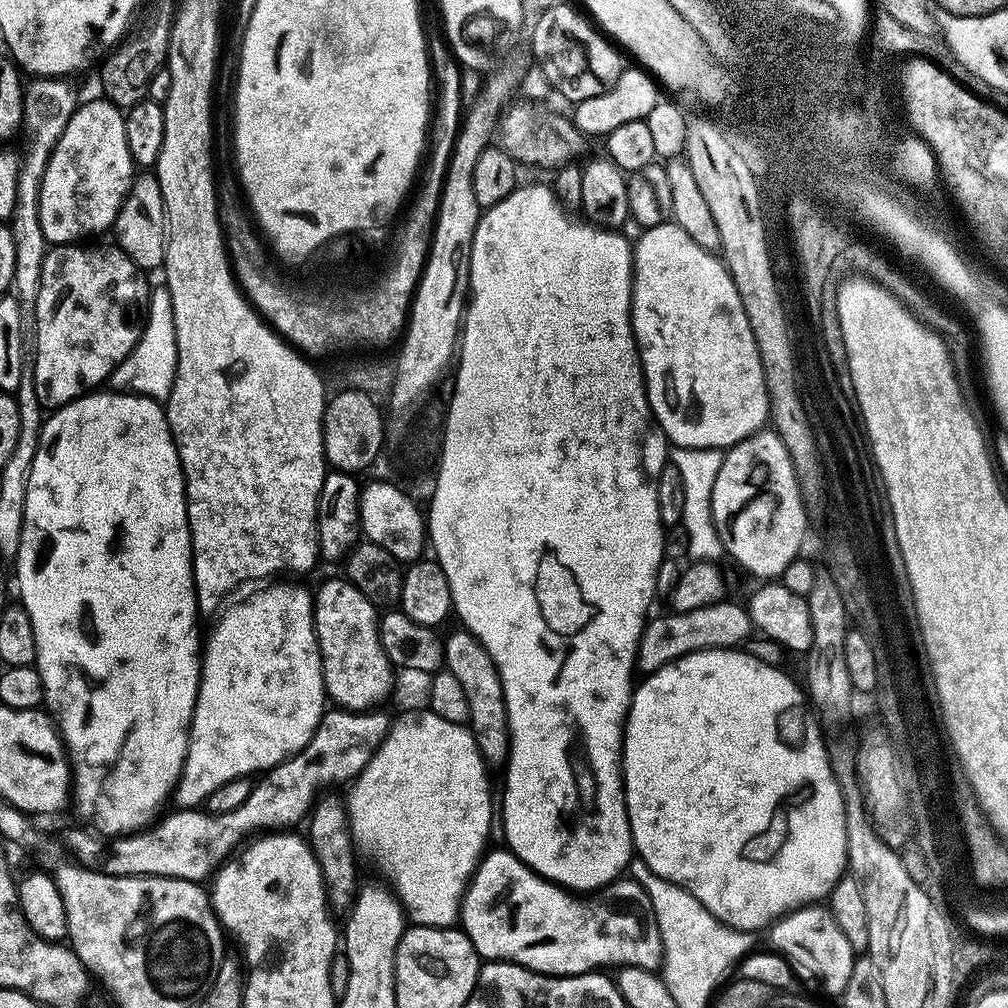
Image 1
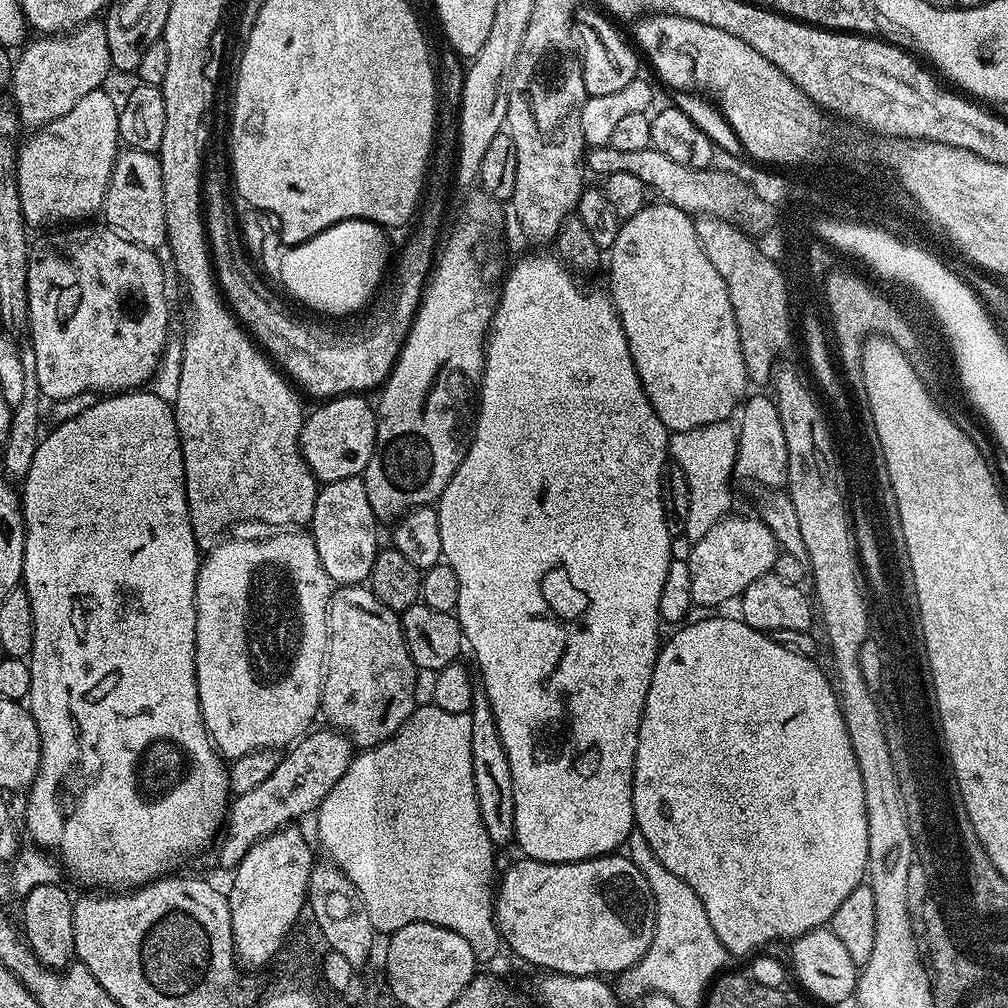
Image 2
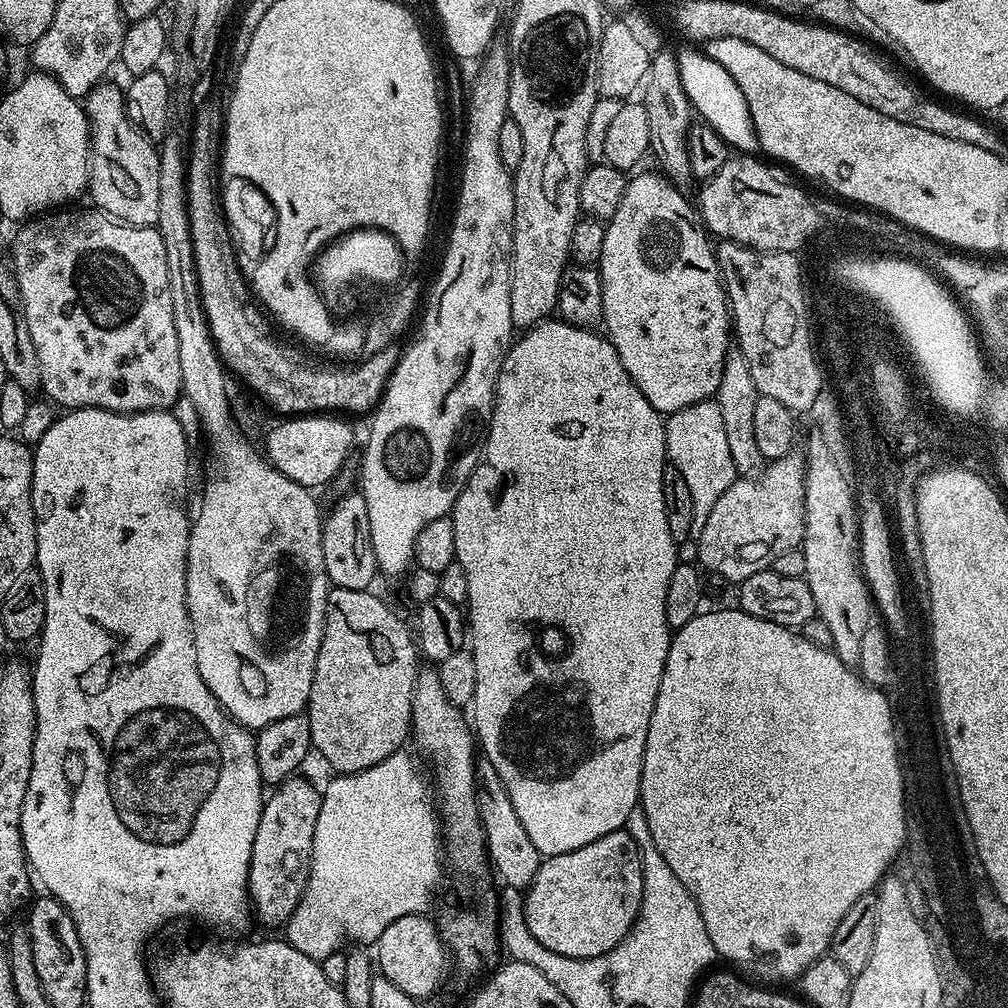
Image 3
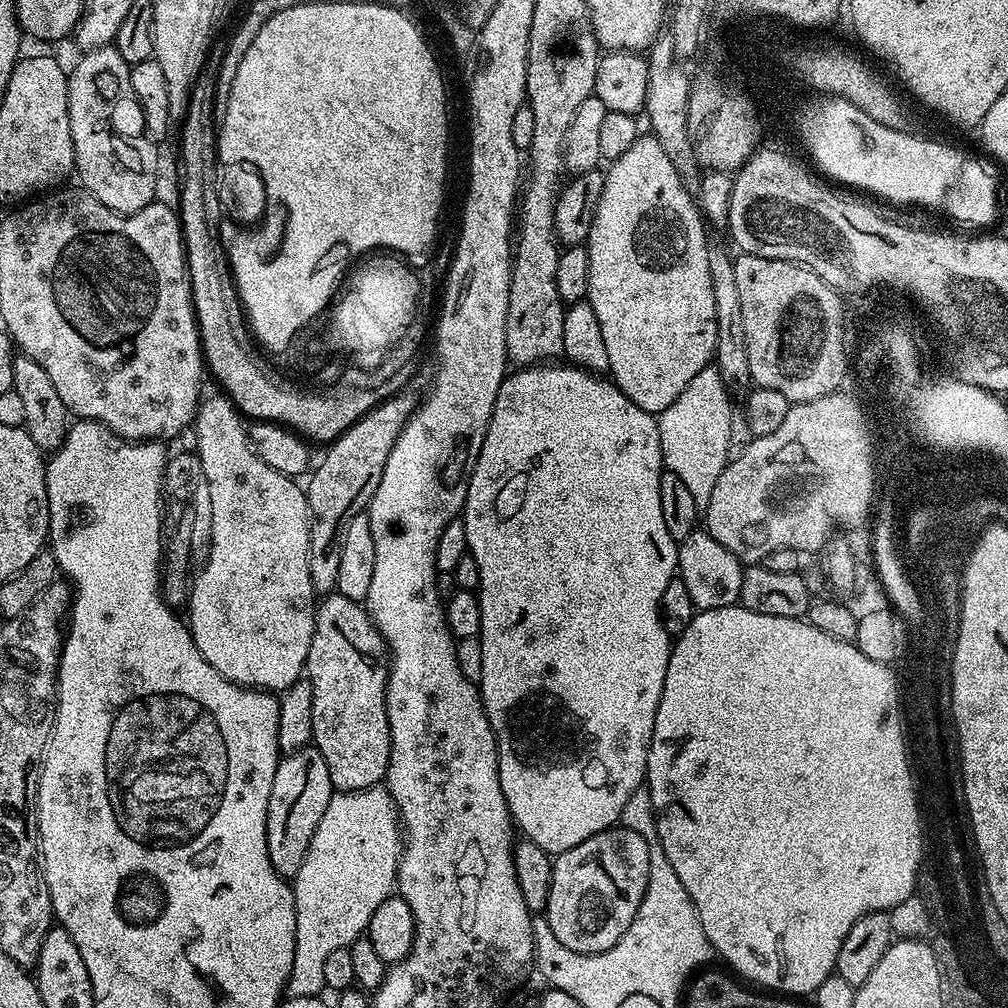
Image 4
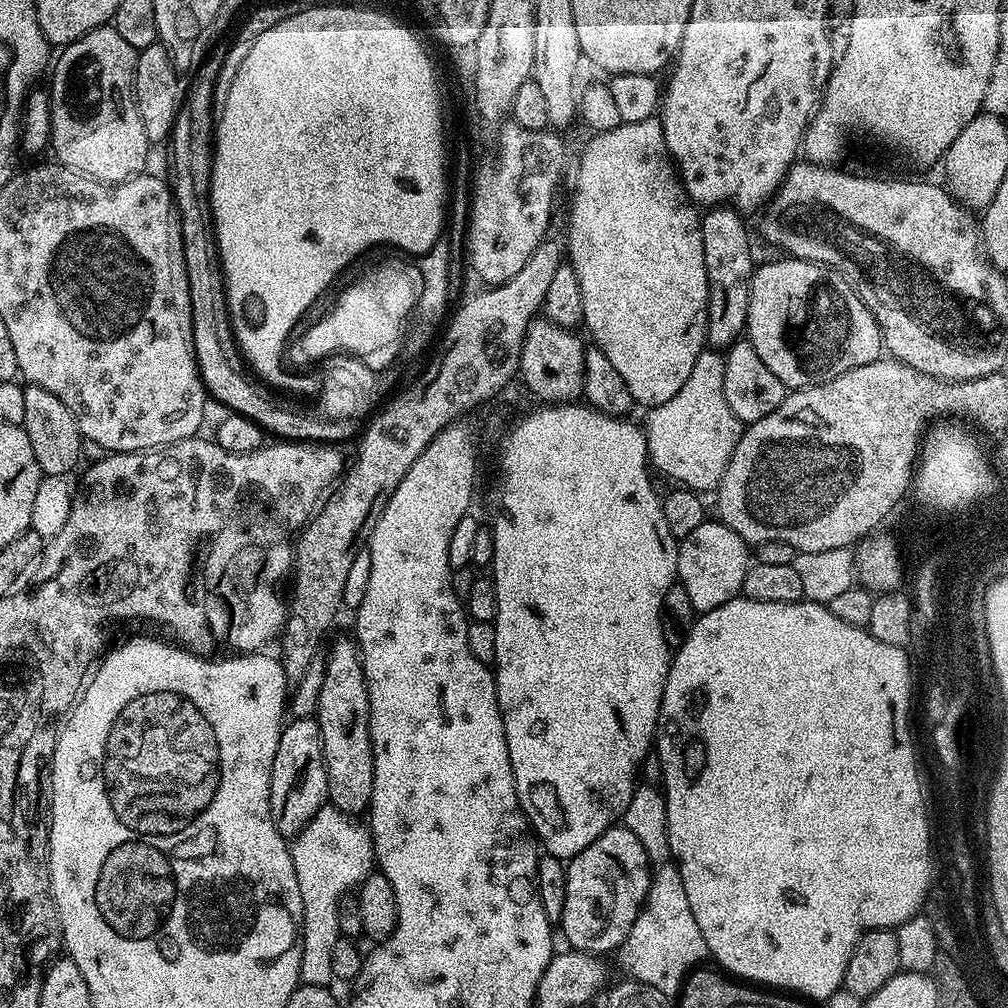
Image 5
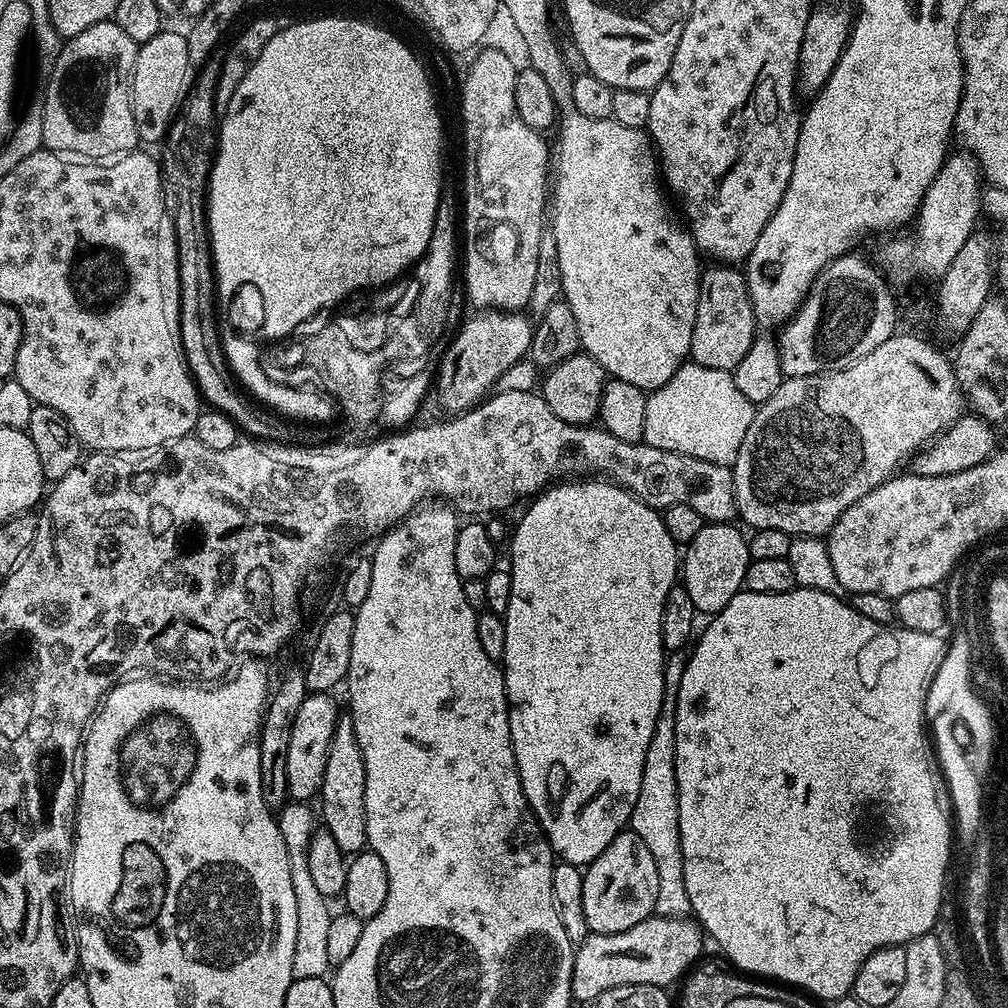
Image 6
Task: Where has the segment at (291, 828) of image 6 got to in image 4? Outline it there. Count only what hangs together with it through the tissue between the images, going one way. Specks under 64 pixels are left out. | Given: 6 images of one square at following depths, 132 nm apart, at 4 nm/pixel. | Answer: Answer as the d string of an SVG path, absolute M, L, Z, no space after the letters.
M377 786L332 795L292 884L292 893L296 899L296 945L294 966L286 985L288 996L320 996L325 991L322 966L326 963L326 957L334 950L350 947L359 936L367 933L370 918L374 918L374 910L378 910L378 906L382 906L382 902L393 895L401 851L402 825L396 803L387 787Z

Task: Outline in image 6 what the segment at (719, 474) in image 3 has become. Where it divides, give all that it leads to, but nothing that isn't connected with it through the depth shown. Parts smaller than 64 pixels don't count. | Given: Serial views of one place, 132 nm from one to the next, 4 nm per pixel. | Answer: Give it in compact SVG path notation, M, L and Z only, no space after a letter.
M685 362L670 382L648 396L643 443L685 452L715 464L728 464L735 461L756 410L757 405L748 400L731 371Z

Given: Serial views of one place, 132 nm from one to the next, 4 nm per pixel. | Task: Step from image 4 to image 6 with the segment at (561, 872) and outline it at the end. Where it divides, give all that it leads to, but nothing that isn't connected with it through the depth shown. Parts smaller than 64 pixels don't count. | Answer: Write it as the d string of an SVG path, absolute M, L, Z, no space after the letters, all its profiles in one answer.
M619 832L614 842L610 842L594 862L586 865L583 873L582 908L589 933L618 934L630 930L630 926L638 926L638 922L656 912L658 870L650 850L646 850L646 842L642 842L636 832Z

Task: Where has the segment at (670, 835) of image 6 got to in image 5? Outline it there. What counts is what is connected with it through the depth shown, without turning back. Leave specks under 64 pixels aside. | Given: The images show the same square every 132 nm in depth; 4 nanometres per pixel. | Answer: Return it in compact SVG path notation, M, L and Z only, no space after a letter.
M645 760L642 765L642 779L637 783L630 798L630 806L622 817L623 827L628 828L630 834L638 838L638 842L642 842L648 855L652 877L648 896L640 907L630 934L624 939L622 953L624 952L624 968L628 971L625 973L631 979L676 994L688 973L703 961L700 959L708 956L708 947L702 938L702 930L698 930L698 922L694 922L694 910L690 910L690 902L686 899L682 874L673 862L668 845L666 802L661 780L659 760Z

